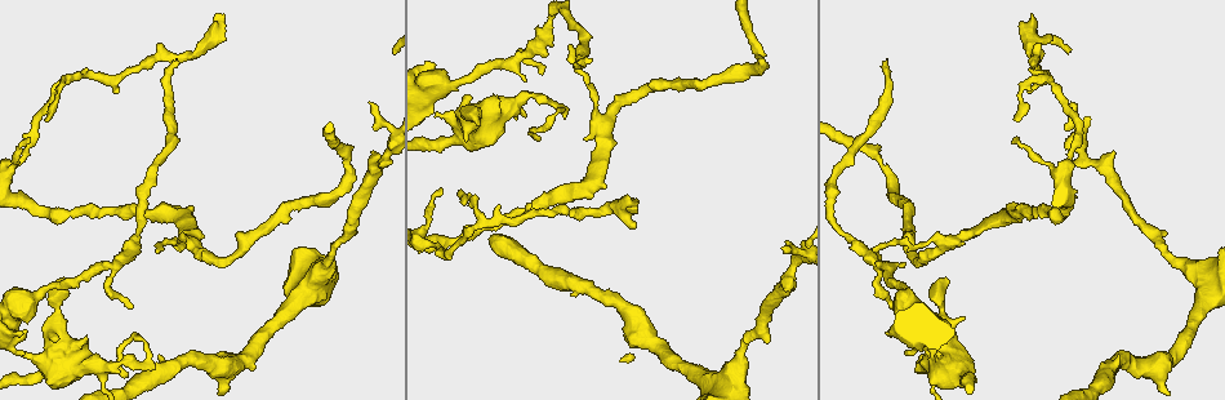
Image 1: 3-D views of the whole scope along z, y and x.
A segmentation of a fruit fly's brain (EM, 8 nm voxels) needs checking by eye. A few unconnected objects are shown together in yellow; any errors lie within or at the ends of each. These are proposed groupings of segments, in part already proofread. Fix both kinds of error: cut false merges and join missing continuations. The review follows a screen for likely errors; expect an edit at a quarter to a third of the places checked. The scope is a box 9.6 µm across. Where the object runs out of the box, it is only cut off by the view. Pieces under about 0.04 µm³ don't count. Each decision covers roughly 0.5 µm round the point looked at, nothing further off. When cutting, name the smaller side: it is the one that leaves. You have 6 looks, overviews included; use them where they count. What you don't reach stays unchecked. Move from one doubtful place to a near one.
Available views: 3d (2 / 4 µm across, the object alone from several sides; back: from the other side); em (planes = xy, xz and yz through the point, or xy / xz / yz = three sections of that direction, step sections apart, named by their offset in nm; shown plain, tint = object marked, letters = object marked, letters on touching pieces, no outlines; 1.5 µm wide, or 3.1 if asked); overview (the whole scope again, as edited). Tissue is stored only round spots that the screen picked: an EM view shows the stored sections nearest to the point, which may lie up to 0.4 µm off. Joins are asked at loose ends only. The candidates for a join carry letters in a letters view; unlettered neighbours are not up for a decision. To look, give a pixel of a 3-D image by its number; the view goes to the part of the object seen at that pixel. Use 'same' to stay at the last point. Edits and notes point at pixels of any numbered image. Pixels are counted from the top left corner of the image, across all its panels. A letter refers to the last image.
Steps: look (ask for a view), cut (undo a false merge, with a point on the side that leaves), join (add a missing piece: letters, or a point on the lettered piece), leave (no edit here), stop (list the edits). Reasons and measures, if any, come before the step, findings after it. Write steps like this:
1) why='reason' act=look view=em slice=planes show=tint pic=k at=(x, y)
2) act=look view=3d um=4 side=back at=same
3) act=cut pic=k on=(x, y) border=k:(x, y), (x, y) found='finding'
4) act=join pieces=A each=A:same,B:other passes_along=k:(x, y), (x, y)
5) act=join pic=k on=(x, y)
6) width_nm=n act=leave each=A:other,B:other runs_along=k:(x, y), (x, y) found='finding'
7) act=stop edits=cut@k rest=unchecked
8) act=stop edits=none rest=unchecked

why='an open end' act=look view=em slice=yz step=8 show=tint pic=1 at=(496, 96)

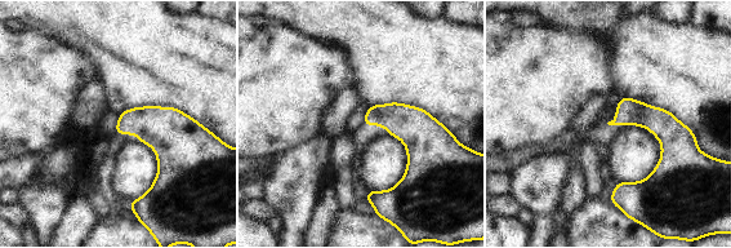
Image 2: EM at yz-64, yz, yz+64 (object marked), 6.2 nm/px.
why='see the neighbours' act=look view=em slice=yz step=8 show=letters at=same

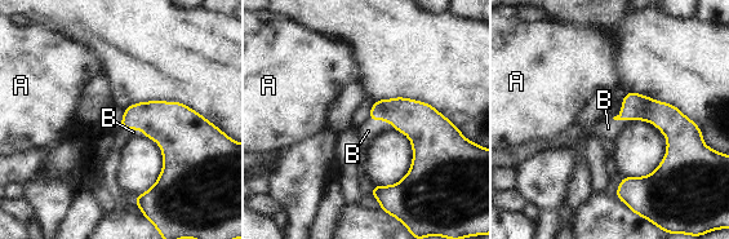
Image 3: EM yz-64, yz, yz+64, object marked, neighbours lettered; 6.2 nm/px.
act=join pieces=B each=A:other,B:same passes_along=3:(173, 125), (133, 128), (133, 132) found='the cell continues'

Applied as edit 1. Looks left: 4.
why='thin neck' act=look view=3d um=2 pic=1 at=(138, 233)

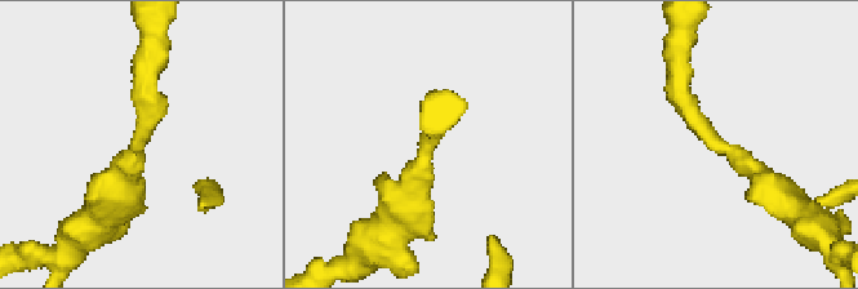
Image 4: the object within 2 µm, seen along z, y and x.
arm_widths_nm=220,260 why='now the EM' act=look view=em slice=xz step=4 show=letters pic=4 at=(142, 140)

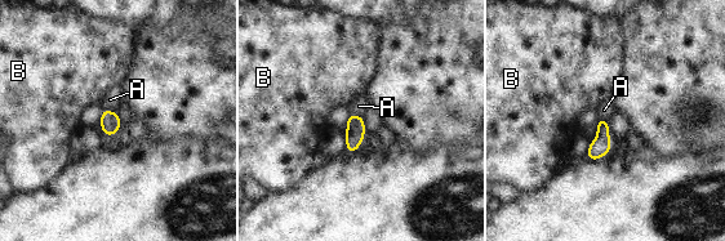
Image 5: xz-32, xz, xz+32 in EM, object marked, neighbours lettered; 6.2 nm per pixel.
act=leave each=A:other,B:other border=5:(103, 108), (116, 111) found='one cell here'

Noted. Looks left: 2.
why='branch stops here' act=look view=3d um=2 pic=1 at=(587, 62)

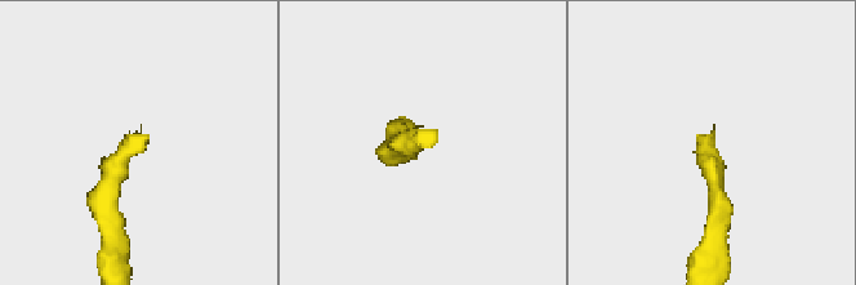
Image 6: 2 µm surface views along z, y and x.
act=look view=em slice=planes show=letters pic=6 at=(711, 130)

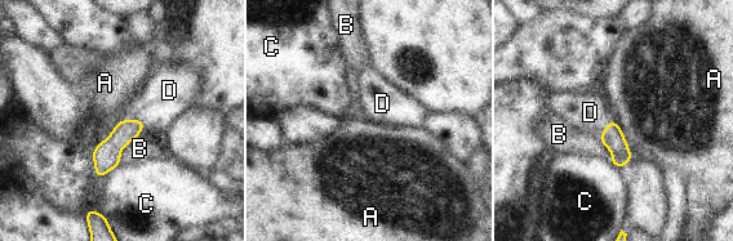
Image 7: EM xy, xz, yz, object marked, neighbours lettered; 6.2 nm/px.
act=join pieces=D each=A:other,B:other,C:other,D:same passes_along=7:(109, 151), (133, 120), (164, 96) found='it goes on there'

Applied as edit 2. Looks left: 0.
act=stop edits=join@3,join@7 rest=unchecked

